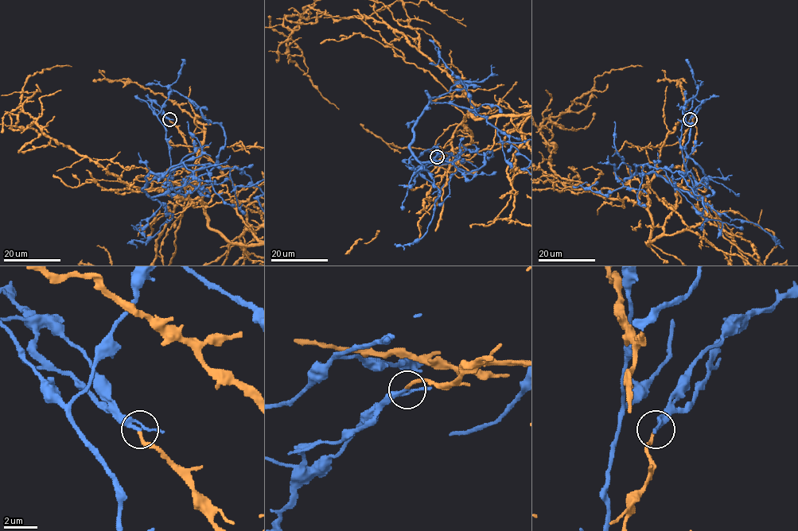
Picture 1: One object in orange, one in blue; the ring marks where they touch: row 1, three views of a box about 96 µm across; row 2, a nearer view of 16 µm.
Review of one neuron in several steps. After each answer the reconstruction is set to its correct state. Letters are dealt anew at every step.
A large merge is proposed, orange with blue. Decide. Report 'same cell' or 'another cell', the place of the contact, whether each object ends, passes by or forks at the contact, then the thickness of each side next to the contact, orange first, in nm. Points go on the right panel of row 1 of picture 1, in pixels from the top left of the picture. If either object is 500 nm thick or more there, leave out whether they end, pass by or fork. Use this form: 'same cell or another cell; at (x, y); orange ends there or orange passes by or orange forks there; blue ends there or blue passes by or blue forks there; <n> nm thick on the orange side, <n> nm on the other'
another cell; at (690, 119); orange ends there; blue passes by; 180 nm thick on the orange side, 190 nm on the other

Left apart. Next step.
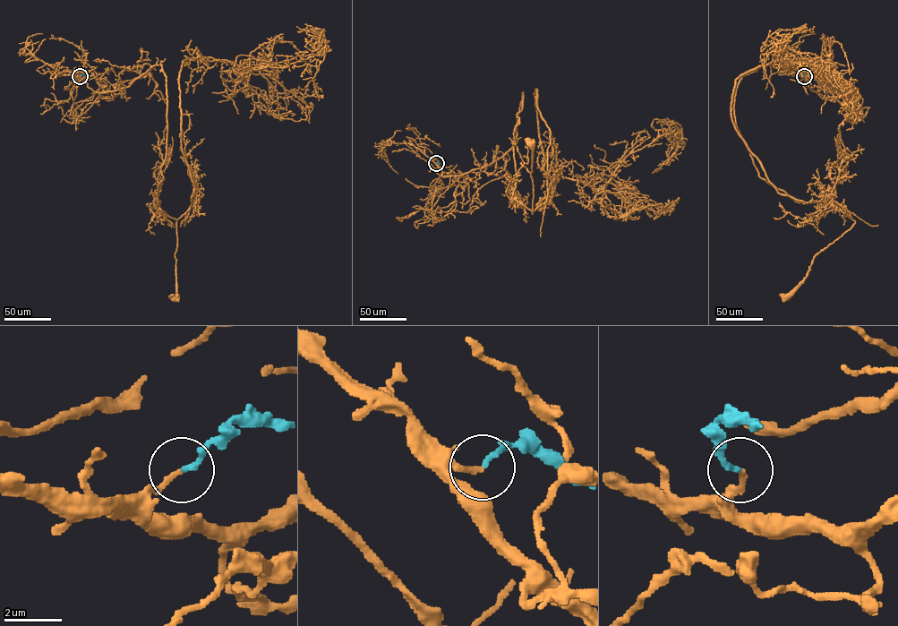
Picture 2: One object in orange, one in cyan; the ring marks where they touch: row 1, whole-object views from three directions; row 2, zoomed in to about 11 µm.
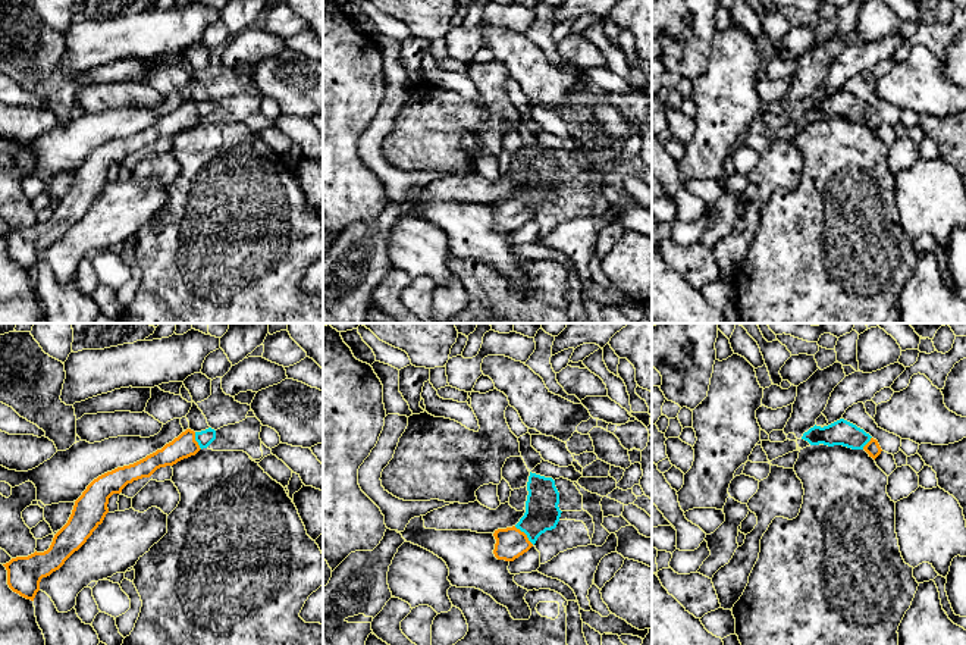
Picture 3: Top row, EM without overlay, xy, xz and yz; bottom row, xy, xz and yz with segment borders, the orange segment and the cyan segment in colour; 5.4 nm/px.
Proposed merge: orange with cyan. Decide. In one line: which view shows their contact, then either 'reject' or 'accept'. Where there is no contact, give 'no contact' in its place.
meets orange in xz; accept

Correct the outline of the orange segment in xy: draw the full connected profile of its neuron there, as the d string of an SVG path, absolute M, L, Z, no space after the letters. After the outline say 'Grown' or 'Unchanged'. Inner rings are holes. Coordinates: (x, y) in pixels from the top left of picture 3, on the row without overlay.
M186 100L161 120L123 138L117 138L94 150L75 172L68 194L54 206L50 219L28 228L16 228L3 235L7 241L9 259L21 267L34 272L43 248L59 241L78 222L109 184L107 175L113 165L134 151L150 148L157 140L173 137L195 126L216 110L216 101L201 103Z. Grown

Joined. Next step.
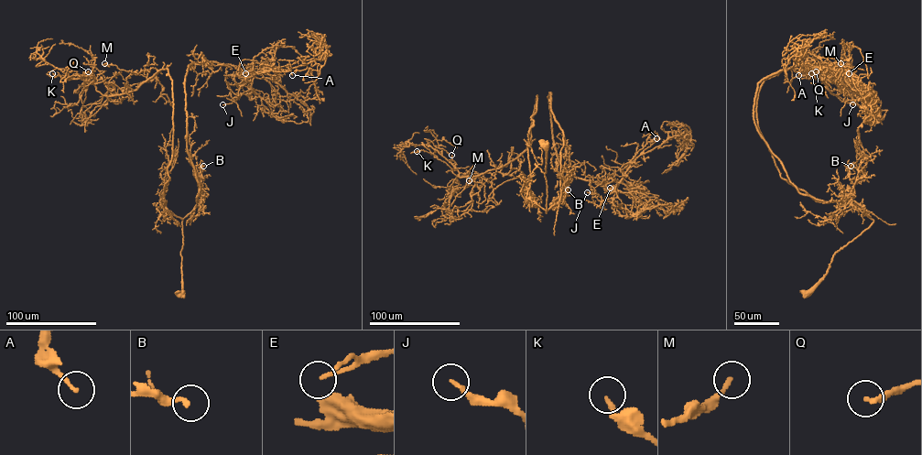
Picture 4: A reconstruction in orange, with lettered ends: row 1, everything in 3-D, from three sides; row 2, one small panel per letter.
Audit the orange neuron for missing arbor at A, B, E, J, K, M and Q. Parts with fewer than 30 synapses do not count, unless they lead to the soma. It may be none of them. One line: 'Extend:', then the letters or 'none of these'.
Extend: M, Q

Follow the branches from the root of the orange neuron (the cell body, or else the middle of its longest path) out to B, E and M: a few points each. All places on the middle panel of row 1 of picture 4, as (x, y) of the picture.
B: (546, 146), (546, 212), (559, 201), (561, 190), (564, 195), (559, 198), (558, 192), (568, 189)
E: (546, 146), (546, 212), (560, 196), (563, 136), (549, 92), (558, 159), (573, 176), (610, 188)
M: (546, 146), (546, 212), (526, 198), (527, 133), (537, 96), (529, 144), (511, 170), (469, 180)

